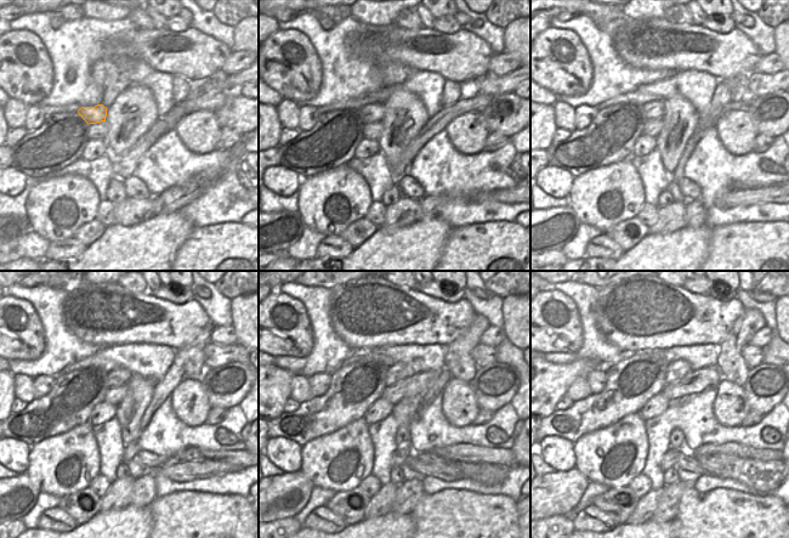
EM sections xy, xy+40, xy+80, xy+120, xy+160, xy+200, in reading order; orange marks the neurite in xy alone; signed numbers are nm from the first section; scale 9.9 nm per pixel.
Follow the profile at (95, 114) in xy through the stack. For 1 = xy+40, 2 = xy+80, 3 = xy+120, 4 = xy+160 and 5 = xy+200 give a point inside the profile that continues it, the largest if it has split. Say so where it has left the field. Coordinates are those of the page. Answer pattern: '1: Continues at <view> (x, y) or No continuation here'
1: Continues at xy+40 (369, 113)
2: Continues at xy+80 (653, 109)
3: Continues at xy+120 (119, 377)
4: Continues at xy+160 (395, 374)
5: Continues at xy+200 (669, 374)

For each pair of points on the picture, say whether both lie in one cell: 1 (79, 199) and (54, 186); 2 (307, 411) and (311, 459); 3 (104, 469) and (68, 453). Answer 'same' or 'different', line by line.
1: same
2: different
3: different

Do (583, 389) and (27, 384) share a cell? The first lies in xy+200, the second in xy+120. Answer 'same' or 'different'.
same

